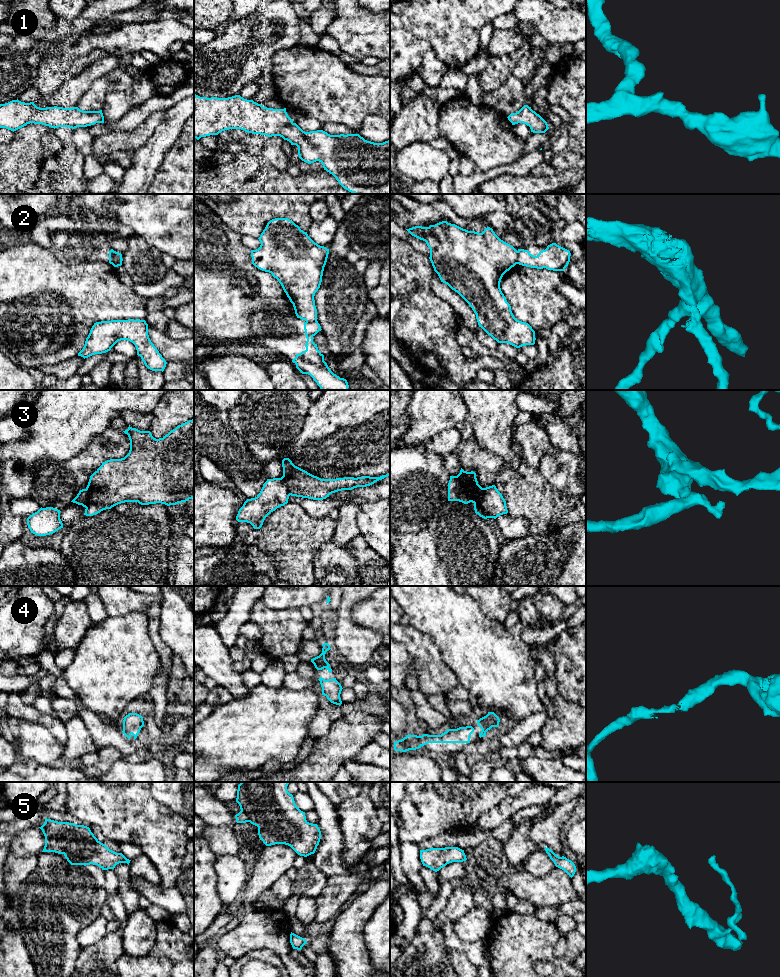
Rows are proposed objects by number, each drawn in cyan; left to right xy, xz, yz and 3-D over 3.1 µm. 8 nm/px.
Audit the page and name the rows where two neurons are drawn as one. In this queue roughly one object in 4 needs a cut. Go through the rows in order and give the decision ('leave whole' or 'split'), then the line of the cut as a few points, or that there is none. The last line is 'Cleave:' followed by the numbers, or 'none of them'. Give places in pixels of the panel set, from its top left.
1: leave whole; no cut
2: split; cut in yz along (516, 251), (517, 263)
3: split; cut in yz along (482, 488), (478, 492), (478, 501), (486, 518)
4: leave whole; no cut
5: leave whole; no cut
Cleave: 2, 3

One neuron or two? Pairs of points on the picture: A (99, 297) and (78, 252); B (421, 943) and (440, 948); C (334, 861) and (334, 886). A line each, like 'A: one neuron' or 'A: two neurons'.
A: two neurons
B: one neuron
C: two neurons

